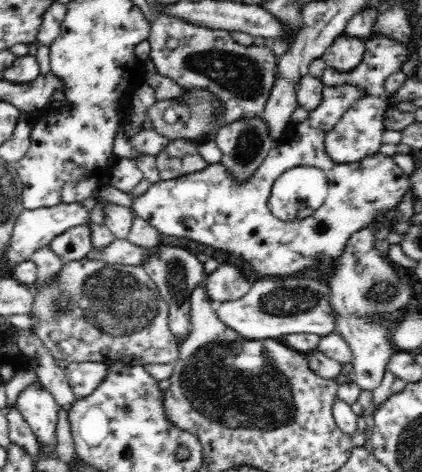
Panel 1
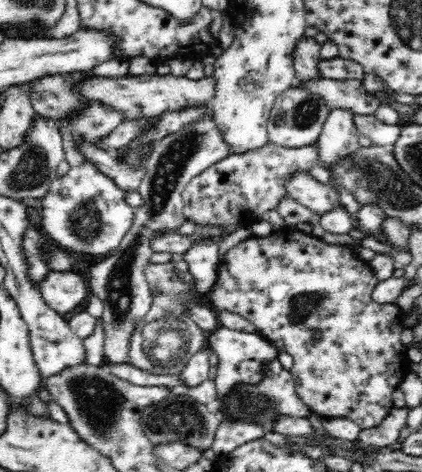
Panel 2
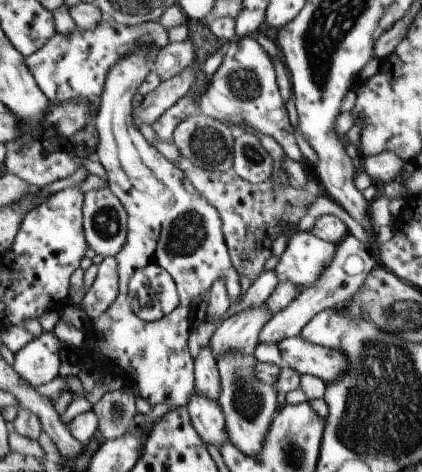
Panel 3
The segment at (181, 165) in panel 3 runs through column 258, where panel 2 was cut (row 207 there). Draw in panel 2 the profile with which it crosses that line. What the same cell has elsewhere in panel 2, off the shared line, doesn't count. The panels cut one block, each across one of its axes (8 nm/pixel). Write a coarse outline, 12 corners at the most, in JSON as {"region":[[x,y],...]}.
{"region":[[317,144],[230,155],[183,189],[184,216],[228,233],[319,164]]}

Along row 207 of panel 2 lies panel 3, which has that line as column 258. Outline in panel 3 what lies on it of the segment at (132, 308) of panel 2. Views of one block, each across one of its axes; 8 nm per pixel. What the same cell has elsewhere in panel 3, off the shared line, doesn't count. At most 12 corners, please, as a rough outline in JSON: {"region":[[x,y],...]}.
{"region":[[235,133],[231,170],[265,182],[271,157],[255,134]]}

